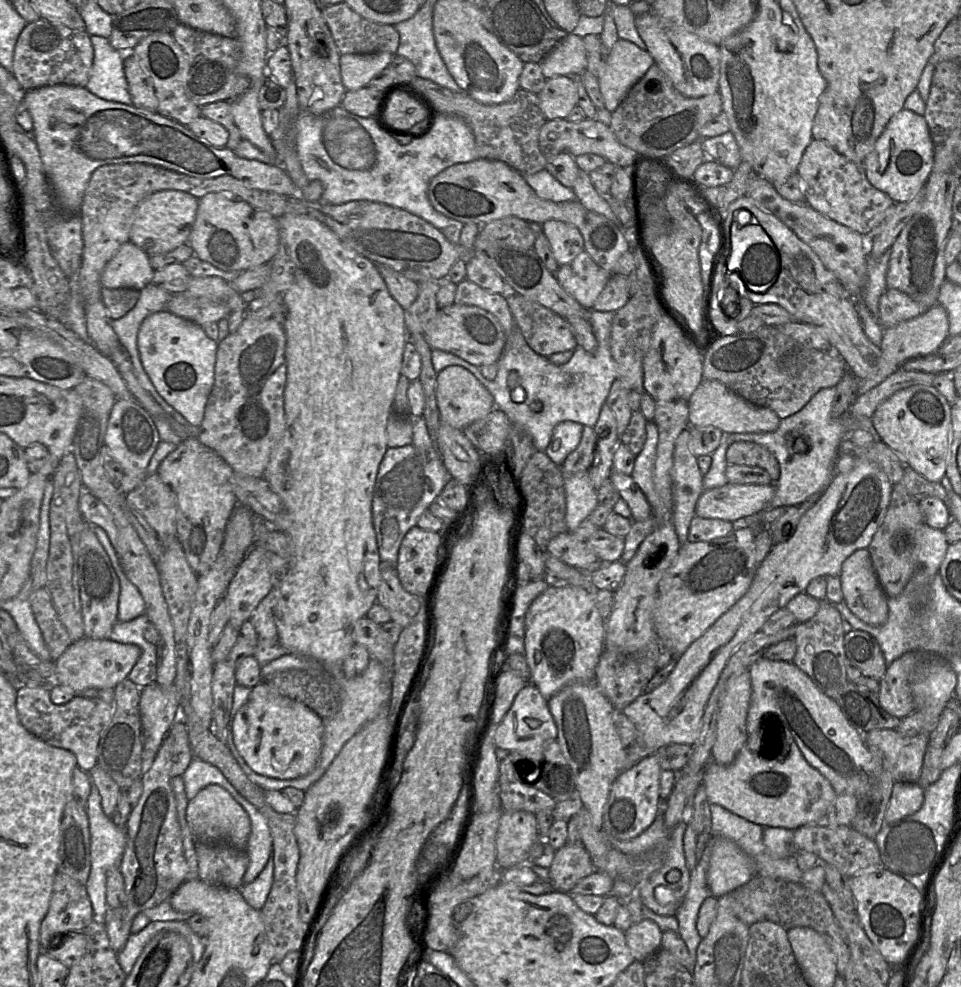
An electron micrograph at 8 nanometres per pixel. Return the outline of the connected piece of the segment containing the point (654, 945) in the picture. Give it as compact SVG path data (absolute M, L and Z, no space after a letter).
M643 918L640 922L631 924L624 936L631 954L639 962L643 962L661 947L662 931L650 919Z

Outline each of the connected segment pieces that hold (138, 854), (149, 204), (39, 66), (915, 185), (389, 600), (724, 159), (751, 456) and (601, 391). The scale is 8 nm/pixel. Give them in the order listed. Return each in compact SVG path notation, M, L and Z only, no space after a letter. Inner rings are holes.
M164 738L156 756L146 764L141 776L143 792L137 804L132 806L126 823L126 846L119 864L125 883L126 901L119 908L108 909L105 917L110 946L116 953L125 946L135 916L168 900L186 881L189 871L183 851L175 796L171 787L171 767L170 739Z
M160 190L144 198L135 210L130 241L149 256L166 253L187 243L196 219L199 199L181 190Z
M40 17L27 23L14 48L13 76L25 90L65 84L86 87L94 59L90 35Z
M905 108L897 112L877 139L874 149L864 159L863 165L868 181L895 203L916 197L934 165L934 144L924 115Z
M381 561L380 573L377 602L389 611L393 622L405 628L417 615L421 598L408 593L402 587L395 565Z
M731 131L700 140L709 159L713 159L731 169L736 169L742 162L739 146Z
M749 441L731 444L726 452L728 464L760 467L770 476L772 482L780 477L780 467L775 456L765 447Z
M515 326L507 336L502 355L498 359L498 371L495 379L486 379L479 367L470 364L460 357L438 349L432 349L432 364L436 373L449 366L461 366L471 372L493 396L495 407L506 413L513 426L527 432L533 441L536 450L544 452L552 438L554 427L563 421L573 421L582 425L594 427L599 418L600 410L606 401L611 386L616 379L616 371L607 371L603 360L595 360L593 353L586 352L577 346L573 356L564 364L556 365L548 357L541 356L533 351L526 343L520 329ZM511 371L519 374L519 386L526 393L523 402L512 400L512 390L507 384ZM542 402L542 410L534 412L531 404Z

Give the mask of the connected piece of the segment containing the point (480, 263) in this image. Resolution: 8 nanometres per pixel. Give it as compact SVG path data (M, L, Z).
M475 256L469 259L466 263L466 271L466 279L490 293L501 294L506 299L510 295L517 294L484 260Z

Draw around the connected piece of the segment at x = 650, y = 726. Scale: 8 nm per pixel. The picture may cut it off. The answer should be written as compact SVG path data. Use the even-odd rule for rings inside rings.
M855 458L855 466L848 473L835 474L821 498L801 517L793 536L774 545L764 561L758 566L752 584L744 596L720 616L705 633L676 658L676 665L667 680L655 690L643 693L626 706L622 712L635 724L637 742L651 751L671 744L692 746L697 740L704 709L727 661L736 649L755 633L776 611L796 595L804 593L809 583L817 577L839 577L843 562L857 549L867 548L881 525L891 500L893 484L885 472L876 464Z

